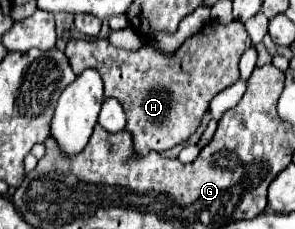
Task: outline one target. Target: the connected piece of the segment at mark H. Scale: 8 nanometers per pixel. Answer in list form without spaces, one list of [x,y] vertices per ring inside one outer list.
[[[209,21],[201,33],[189,37],[173,57],[157,53],[153,45],[145,43],[137,51],[113,47],[107,39],[71,39],[65,55],[75,73],[93,67],[101,73],[105,97],[121,101],[127,115],[127,131],[133,135],[135,151],[147,155],[149,151],[167,151],[187,141],[201,117],[209,109],[211,99],[239,79],[239,57],[251,47],[249,33],[243,23],[231,21],[227,25]]]

